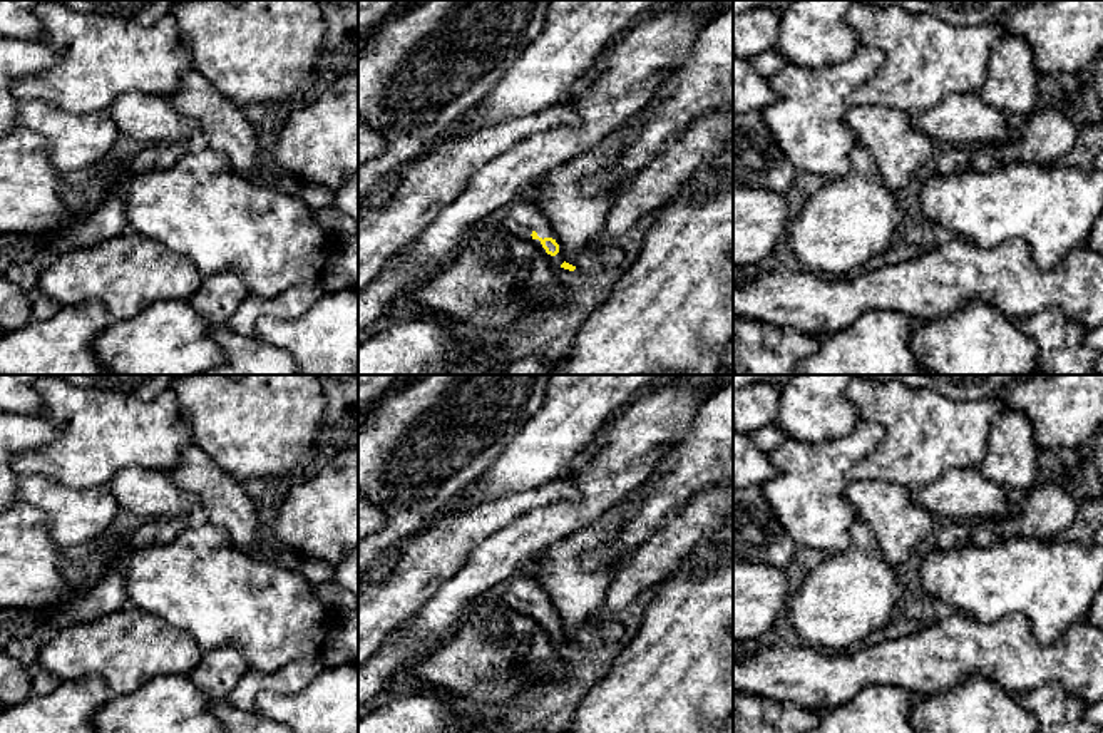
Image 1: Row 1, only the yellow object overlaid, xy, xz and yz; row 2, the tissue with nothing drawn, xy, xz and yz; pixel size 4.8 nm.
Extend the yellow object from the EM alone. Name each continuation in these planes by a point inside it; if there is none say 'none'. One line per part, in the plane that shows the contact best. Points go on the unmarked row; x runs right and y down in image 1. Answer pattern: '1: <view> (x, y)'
1: xz (524, 593)

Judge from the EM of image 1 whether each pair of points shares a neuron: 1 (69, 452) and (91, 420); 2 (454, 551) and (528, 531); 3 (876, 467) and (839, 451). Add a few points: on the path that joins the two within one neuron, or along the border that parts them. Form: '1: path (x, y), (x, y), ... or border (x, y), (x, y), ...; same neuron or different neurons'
1: path (77, 444), (91, 429); same neuron
2: border (511, 521), (491, 533), (454, 574); different neurons
3: border (882, 427), (884, 439), (849, 471), (849, 481); different neurons

